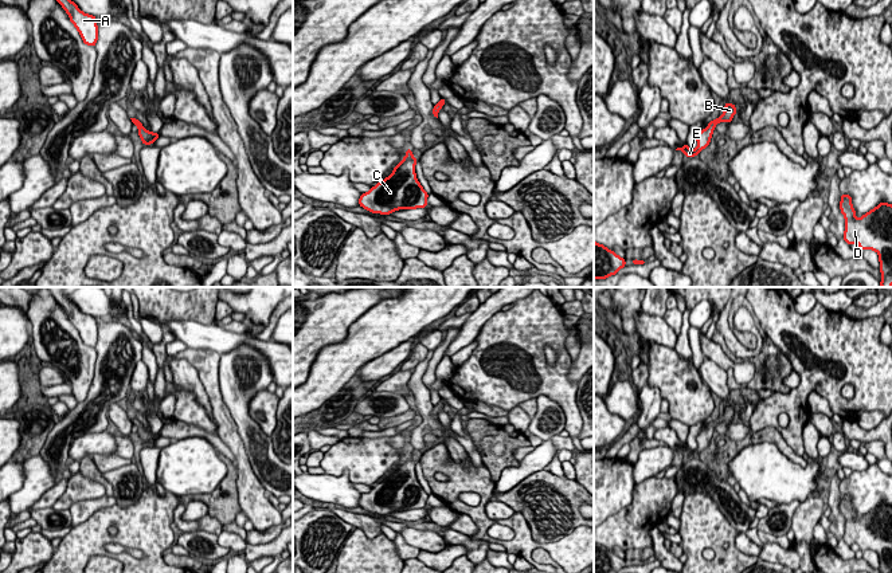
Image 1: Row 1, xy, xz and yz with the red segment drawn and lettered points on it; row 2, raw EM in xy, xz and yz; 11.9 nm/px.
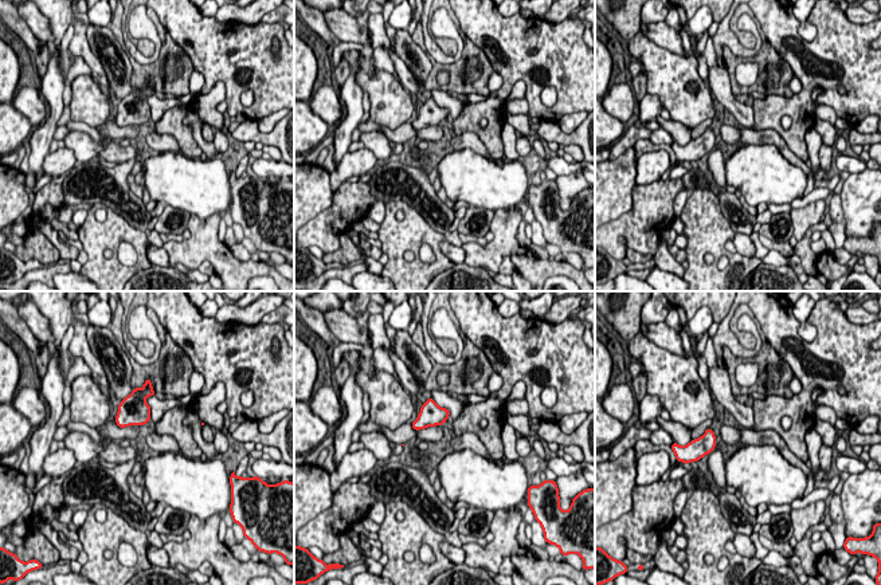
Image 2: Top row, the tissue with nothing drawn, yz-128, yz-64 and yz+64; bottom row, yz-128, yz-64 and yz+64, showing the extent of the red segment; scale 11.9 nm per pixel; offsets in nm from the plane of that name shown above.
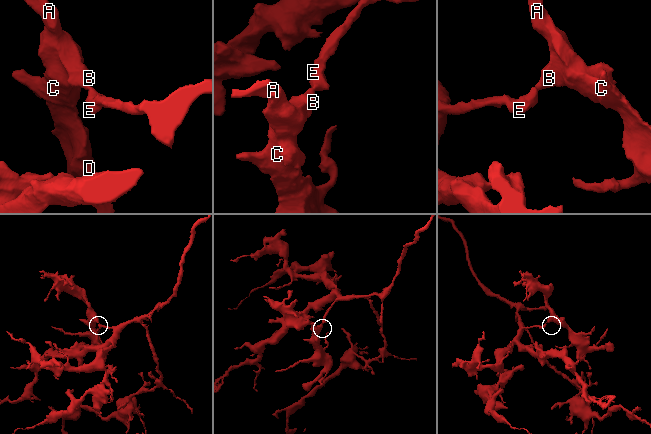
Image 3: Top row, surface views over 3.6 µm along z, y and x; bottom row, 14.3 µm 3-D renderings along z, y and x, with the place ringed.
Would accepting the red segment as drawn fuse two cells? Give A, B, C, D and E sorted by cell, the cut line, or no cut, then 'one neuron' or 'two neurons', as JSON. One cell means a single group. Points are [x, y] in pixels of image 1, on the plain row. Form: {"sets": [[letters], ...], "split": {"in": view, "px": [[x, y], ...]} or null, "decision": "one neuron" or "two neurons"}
{"sets": [["A", "B", "C", "D", "E"]], "split": null, "decision": "one neuron"}

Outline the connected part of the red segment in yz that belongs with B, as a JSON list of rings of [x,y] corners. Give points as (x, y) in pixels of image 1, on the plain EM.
[[[725,403],[724,413],[719,416],[717,420],[711,421],[708,427],[697,435],[697,448],[695,451],[692,451],[688,447],[688,444],[685,444],[682,448],[677,448],[676,451],[681,451],[685,455],[685,458],[696,458],[703,450],[705,450],[709,446],[715,427],[723,421],[731,424],[735,415],[736,407],[733,404]]]

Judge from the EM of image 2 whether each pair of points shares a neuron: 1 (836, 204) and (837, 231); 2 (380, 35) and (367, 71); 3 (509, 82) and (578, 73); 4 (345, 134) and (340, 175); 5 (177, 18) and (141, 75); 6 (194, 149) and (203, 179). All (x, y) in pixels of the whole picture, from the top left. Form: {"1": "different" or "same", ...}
{"1": "same", "2": "different", "3": "same", "4": "different", "5": "different", "6": "different"}

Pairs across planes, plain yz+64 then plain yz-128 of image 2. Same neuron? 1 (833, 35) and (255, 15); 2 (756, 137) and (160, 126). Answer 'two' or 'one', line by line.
1: two
2: two

